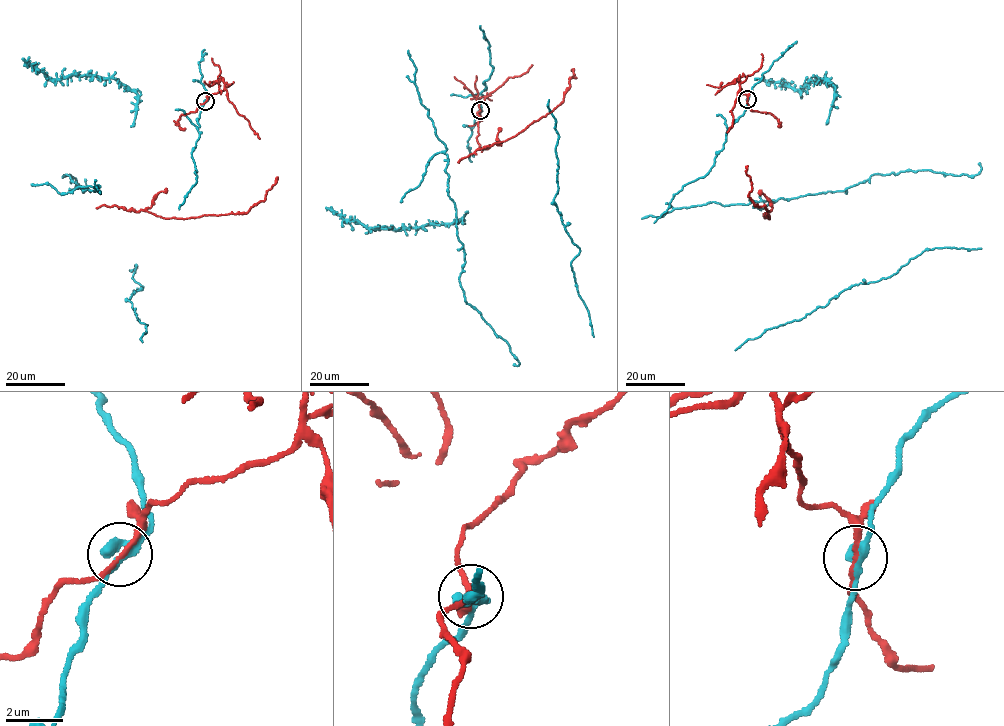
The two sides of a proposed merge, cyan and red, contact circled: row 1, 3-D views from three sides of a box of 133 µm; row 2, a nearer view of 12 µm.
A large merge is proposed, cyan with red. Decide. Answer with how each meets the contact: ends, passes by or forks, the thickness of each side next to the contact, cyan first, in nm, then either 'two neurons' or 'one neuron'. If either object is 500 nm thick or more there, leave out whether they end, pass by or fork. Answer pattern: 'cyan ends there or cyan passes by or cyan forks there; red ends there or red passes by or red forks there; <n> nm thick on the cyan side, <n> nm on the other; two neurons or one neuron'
cyan passes by; red passes by; 360 nm thick on the cyan side, 160 nm on the other; two neurons

